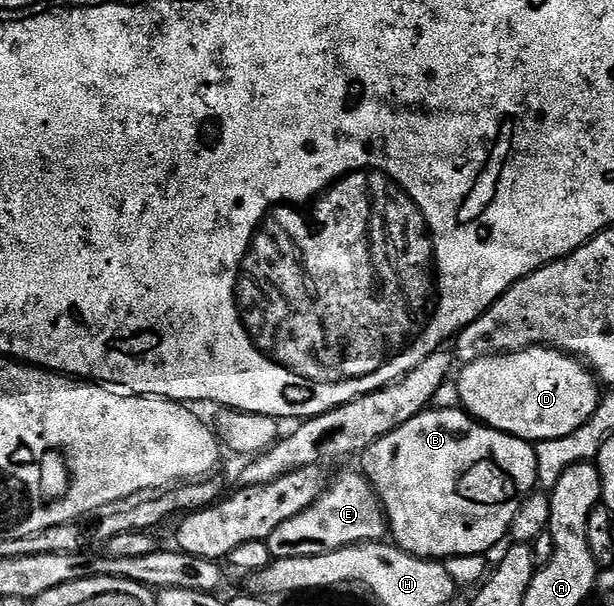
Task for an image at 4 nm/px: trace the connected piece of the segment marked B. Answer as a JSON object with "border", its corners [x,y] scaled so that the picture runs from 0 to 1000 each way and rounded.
{"border":[[[739,672],[736,675],[697,673],[673,688],[671,693],[660,695],[655,706],[629,715],[625,721],[601,736],[594,748],[586,752],[590,762],[588,777],[601,790],[609,810],[622,828],[629,845],[632,875],[640,896],[661,913],[679,921],[699,921],[702,924],[731,924],[746,917],[779,916],[798,911],[805,901],[811,899],[829,883],[834,858],[844,850],[845,838],[857,822],[871,810],[876,797],[876,754],[871,752],[870,736],[845,721],[837,721],[827,715],[790,703],[777,691],[767,690],[757,677]]]}

